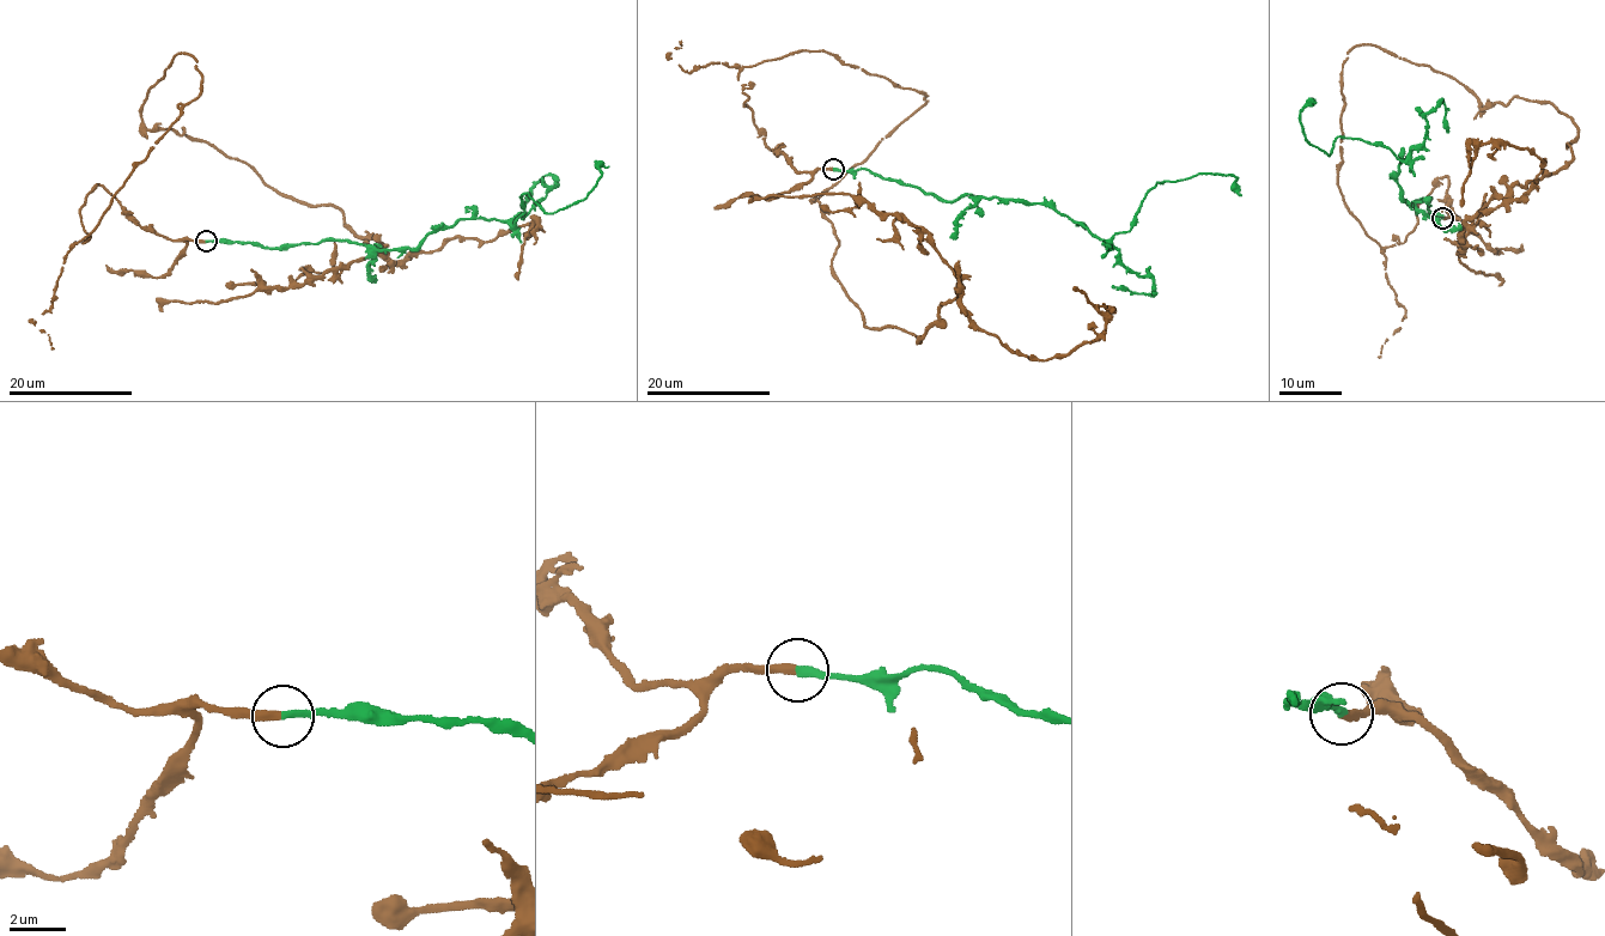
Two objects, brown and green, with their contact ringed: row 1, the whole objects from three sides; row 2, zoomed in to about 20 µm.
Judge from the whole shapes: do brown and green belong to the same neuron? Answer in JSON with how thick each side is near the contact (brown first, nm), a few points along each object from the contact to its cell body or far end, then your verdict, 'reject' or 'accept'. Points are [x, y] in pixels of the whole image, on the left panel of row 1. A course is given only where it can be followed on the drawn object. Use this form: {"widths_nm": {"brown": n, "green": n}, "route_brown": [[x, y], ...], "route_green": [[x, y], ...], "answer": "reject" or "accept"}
{"widths_nm": {"brown": 320, "green": 280}, "route_brown": [[205, 241], [98, 184], [77, 242], [199, 96], [184, 53], [150, 131], [390, 261], [536, 222], [516, 279]], "route_green": [[205, 241], [414, 248], [464, 218], [512, 225], [524, 194], [547, 213], [582, 201], [600, 168], [609, 166]], "answer": "accept"}

